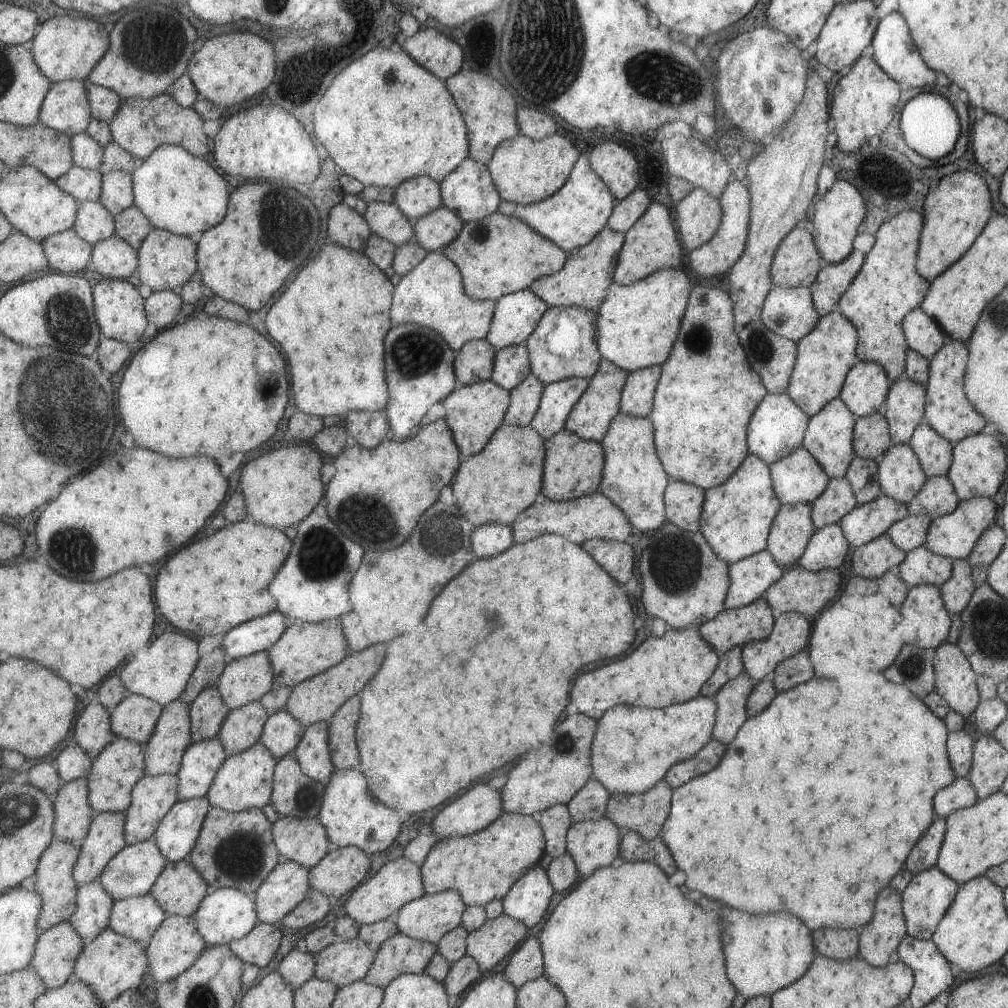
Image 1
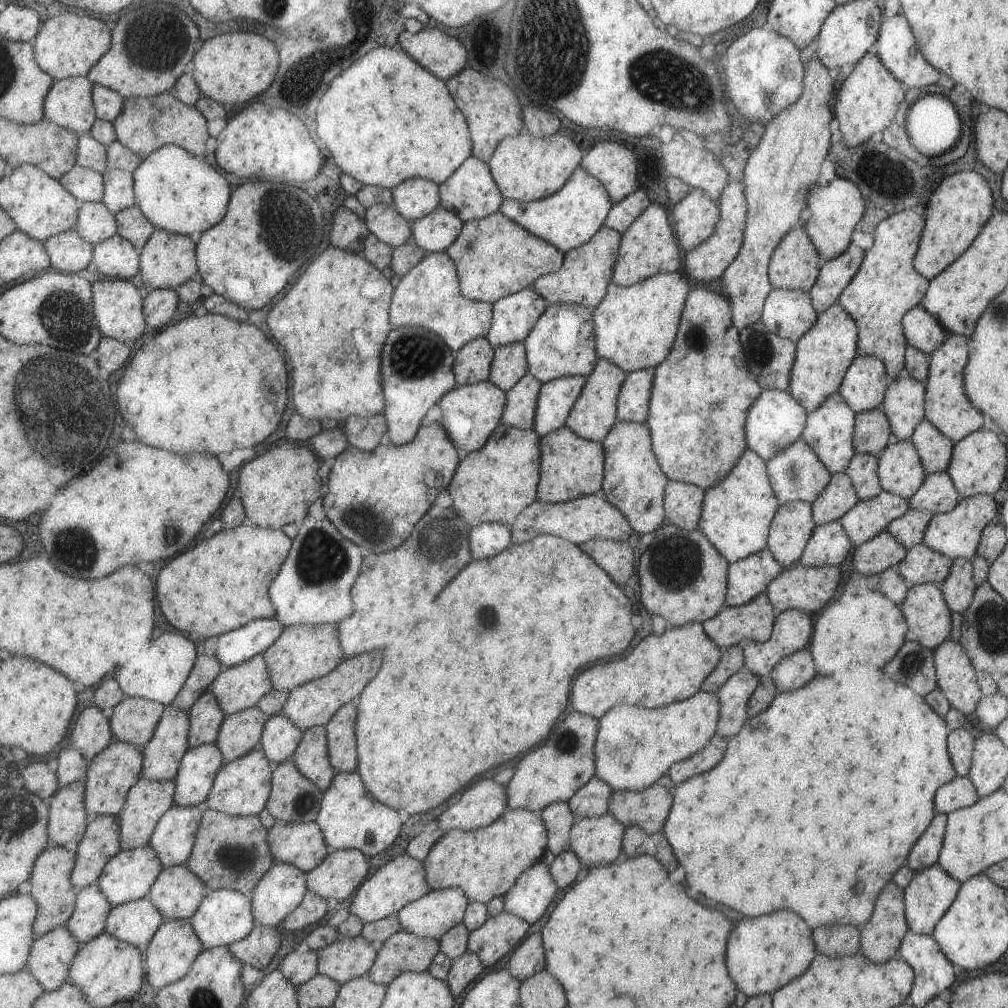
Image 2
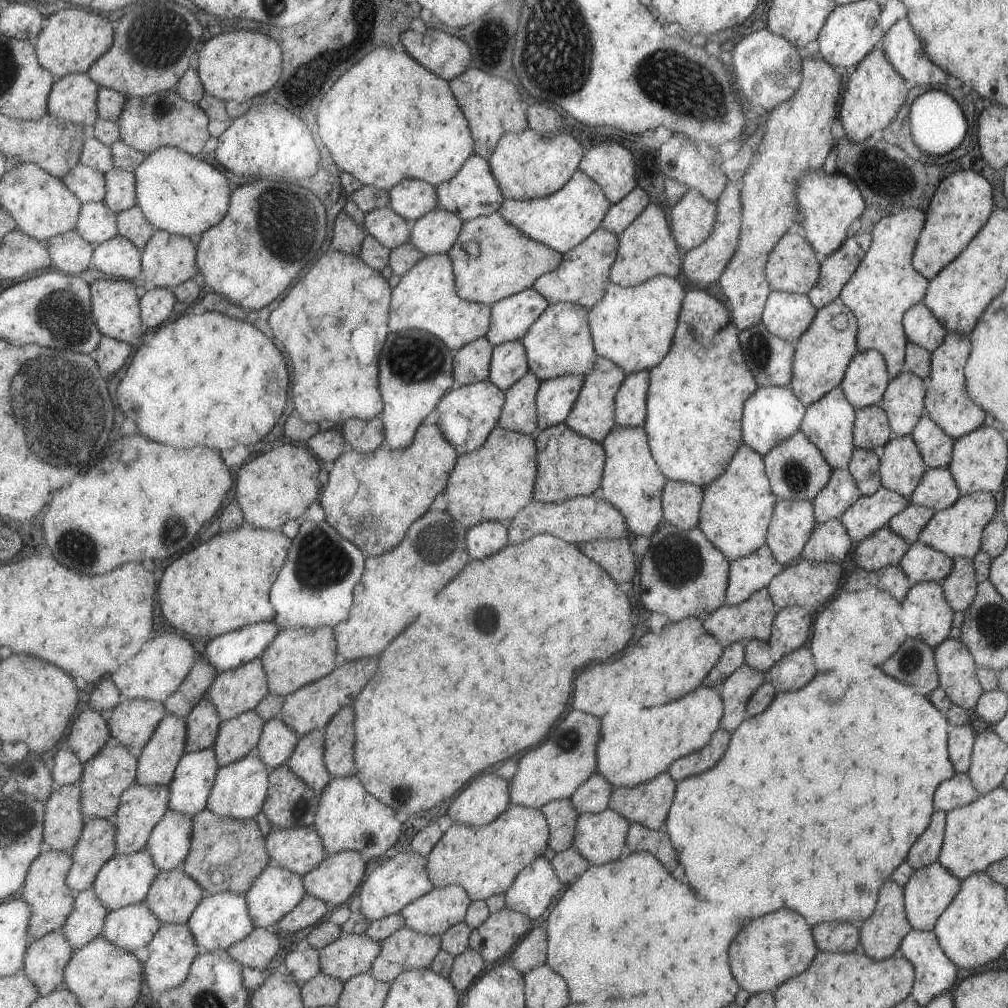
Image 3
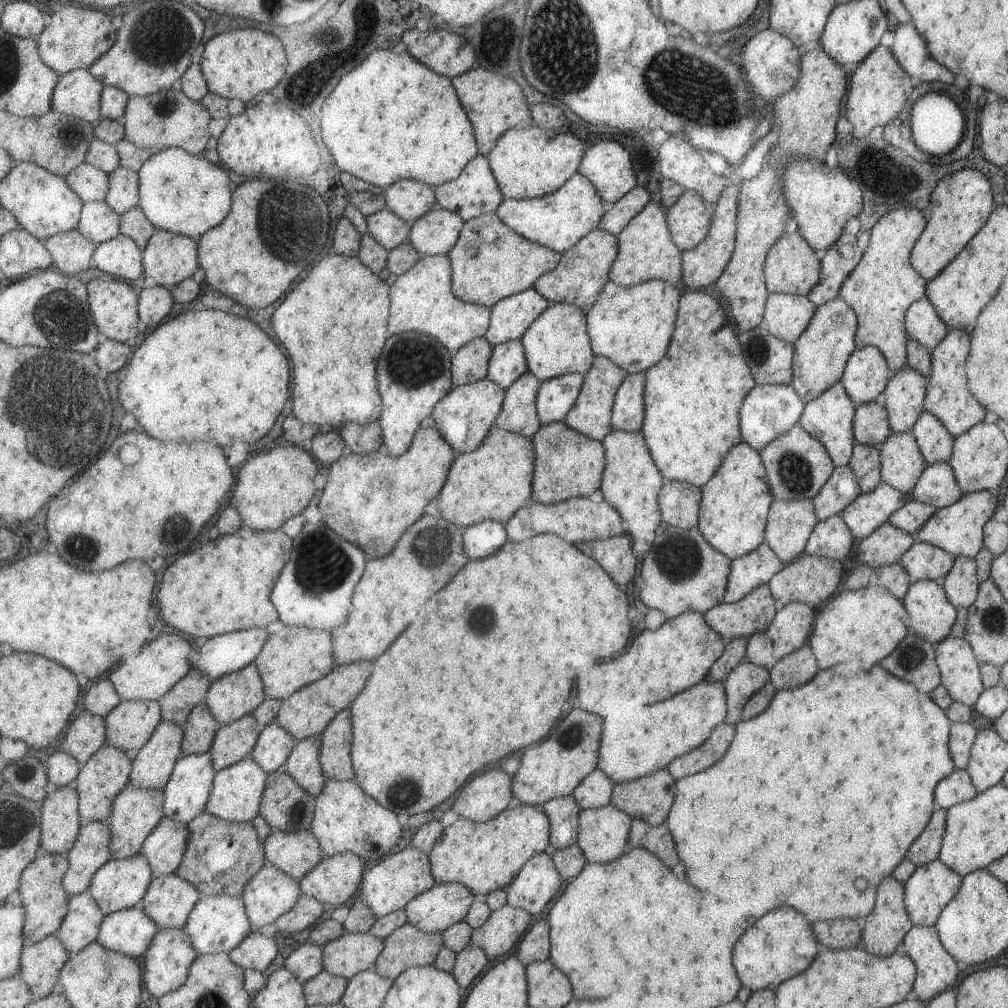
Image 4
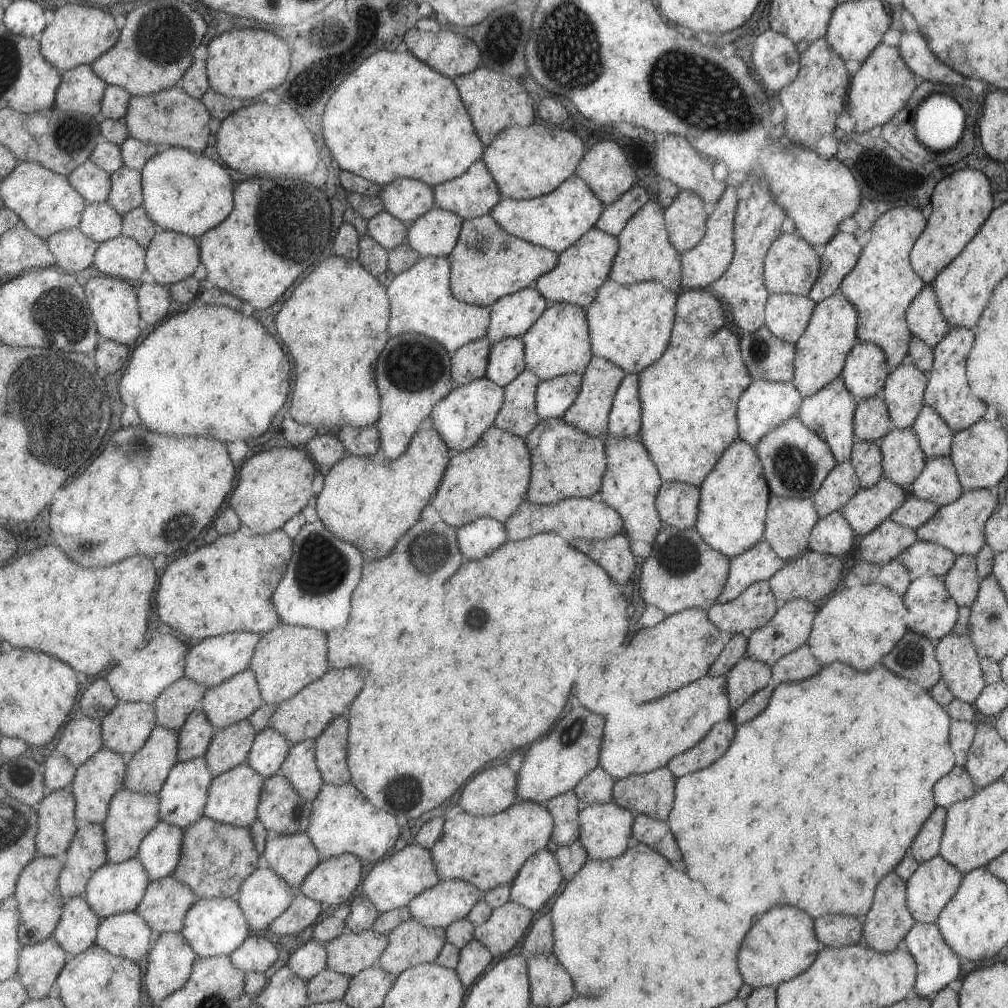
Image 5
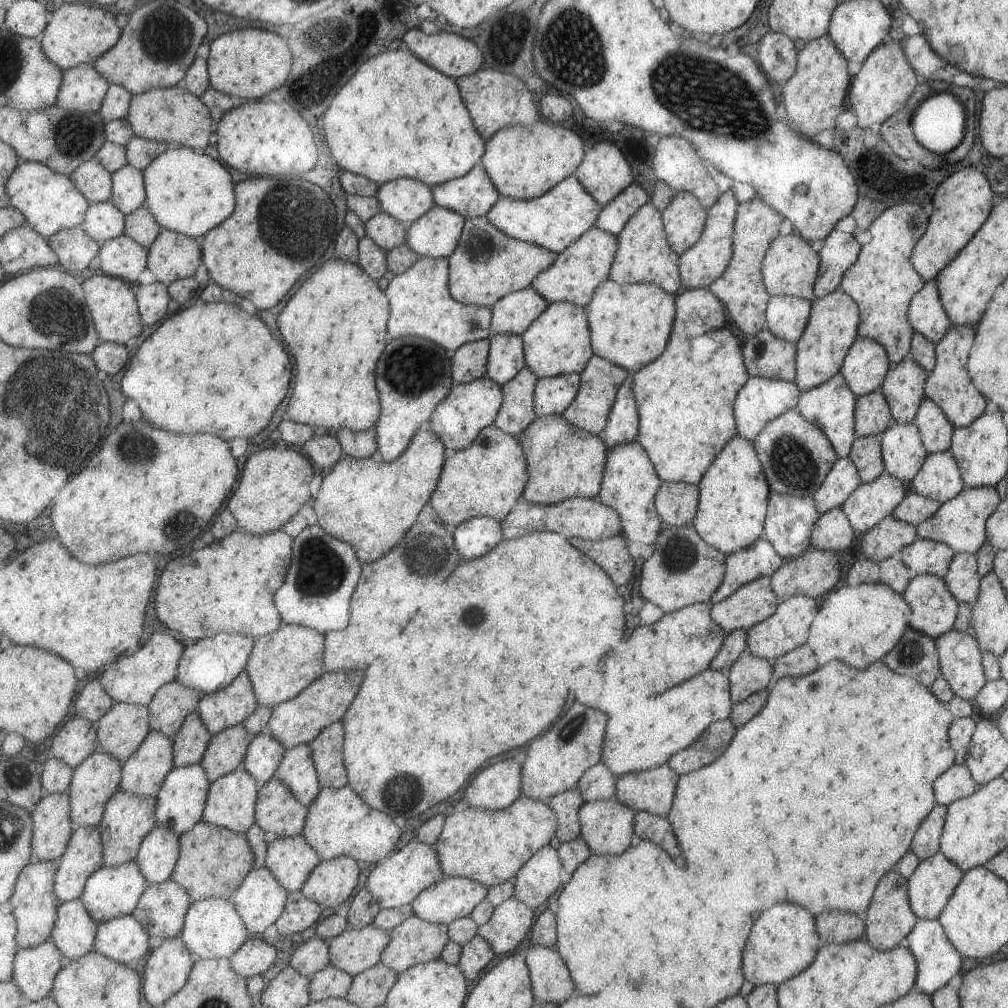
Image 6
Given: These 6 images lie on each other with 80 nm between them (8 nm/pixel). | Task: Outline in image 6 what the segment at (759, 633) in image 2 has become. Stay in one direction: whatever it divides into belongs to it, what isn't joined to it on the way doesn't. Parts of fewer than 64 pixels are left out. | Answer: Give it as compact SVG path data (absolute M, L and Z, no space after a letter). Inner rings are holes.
M759 577L740 586L726 599L712 603L710 617L726 633L748 629L771 616L778 603L770 587L770 577Z

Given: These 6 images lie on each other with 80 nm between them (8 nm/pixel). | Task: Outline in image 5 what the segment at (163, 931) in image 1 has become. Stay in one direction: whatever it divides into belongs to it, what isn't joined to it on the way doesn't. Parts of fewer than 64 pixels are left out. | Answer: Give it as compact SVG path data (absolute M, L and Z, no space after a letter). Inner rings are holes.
M168 932L160 935L148 954L147 968L144 974L149 1000L159 1004L167 996L183 988L193 974L193 967L198 962L198 957L198 952L182 932Z

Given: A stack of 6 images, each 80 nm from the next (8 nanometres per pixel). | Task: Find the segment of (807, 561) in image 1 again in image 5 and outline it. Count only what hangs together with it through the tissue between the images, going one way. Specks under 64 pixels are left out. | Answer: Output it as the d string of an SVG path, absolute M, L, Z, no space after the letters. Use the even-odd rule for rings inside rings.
M840 511L818 519L810 530L807 550L839 557L853 546L854 532Z

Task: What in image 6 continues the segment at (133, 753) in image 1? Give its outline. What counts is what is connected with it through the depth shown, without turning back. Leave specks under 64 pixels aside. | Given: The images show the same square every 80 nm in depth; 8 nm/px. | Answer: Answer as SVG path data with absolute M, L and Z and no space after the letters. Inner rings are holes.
M103 750L89 756L76 768L69 791L72 798L71 820L76 828L98 827L102 823L106 804L122 788L123 769L122 761Z

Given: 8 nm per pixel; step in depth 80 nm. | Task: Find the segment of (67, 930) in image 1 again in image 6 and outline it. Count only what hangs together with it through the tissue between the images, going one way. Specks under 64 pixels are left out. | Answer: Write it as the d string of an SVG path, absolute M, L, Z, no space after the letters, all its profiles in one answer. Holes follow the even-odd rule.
M52 940L39 947L19 949L15 958L14 980L30 1003L47 999L53 991L55 978L67 958Z

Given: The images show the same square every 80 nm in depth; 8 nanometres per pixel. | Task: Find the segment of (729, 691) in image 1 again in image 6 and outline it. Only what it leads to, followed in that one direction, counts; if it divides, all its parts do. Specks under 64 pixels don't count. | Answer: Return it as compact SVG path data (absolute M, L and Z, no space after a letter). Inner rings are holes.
M746 646L725 675L730 686L730 701L734 705L771 685L772 666L767 660L753 656Z

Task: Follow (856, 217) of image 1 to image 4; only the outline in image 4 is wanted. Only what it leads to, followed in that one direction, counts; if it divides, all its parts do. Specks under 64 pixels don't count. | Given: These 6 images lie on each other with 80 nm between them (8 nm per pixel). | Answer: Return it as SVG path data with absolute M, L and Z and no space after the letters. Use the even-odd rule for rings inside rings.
M794 159L782 169L780 179L784 199L798 226L797 232L814 251L826 251L844 232L845 222L861 212L859 185L840 166L828 169L824 162Z

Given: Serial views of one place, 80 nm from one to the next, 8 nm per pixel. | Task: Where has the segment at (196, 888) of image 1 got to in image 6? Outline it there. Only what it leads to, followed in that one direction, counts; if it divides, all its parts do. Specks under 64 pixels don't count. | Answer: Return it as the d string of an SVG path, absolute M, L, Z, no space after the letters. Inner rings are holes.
M175 880L148 886L134 916L151 937L165 939L182 935L187 914L195 903L191 894Z

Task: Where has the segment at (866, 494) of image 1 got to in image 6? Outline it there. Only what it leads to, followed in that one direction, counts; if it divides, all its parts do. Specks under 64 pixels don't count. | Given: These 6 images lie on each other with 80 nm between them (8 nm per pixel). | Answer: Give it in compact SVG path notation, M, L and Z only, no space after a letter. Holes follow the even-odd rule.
M856 436L848 457L855 465L862 483L870 483L874 478L885 473L878 436Z

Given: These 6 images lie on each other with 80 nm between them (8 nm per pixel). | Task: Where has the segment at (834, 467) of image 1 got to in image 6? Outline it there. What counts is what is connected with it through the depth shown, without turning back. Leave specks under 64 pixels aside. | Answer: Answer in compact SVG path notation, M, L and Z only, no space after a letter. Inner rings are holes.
M841 373L834 374L827 382L806 391L800 391L795 409L812 425L819 427L833 447L837 458L845 458L851 452L854 431L854 404L856 396L847 388Z

